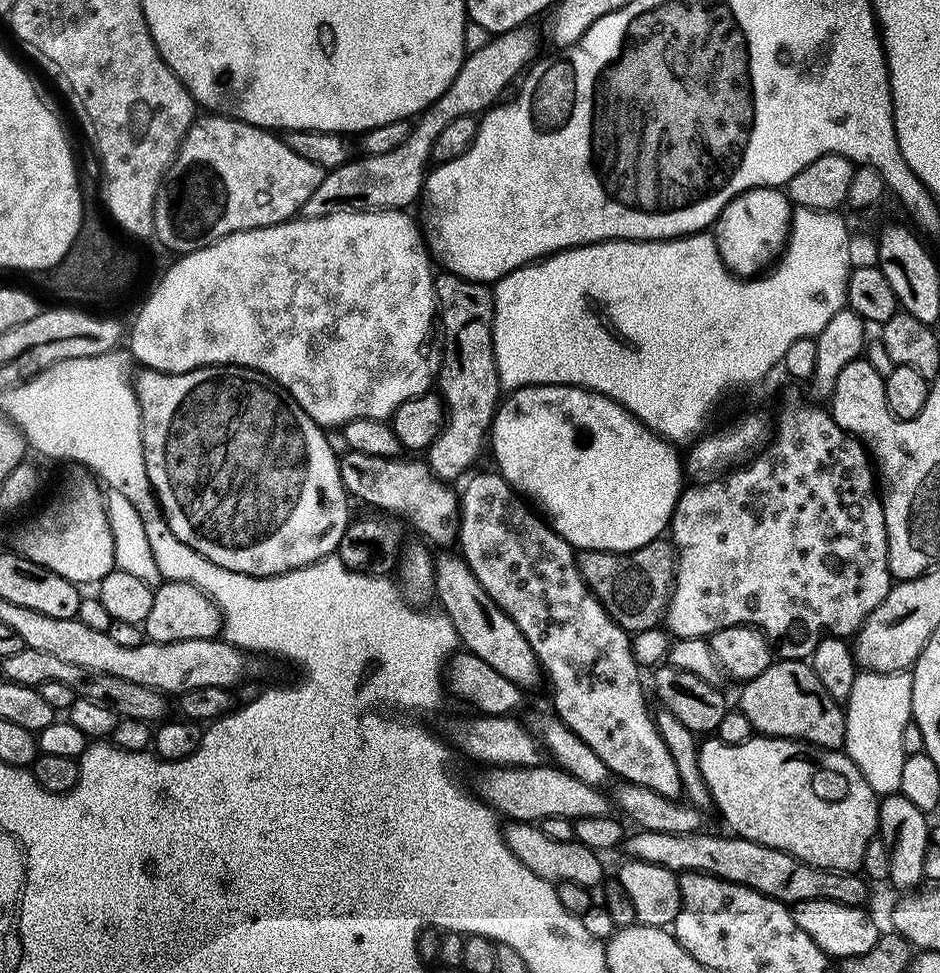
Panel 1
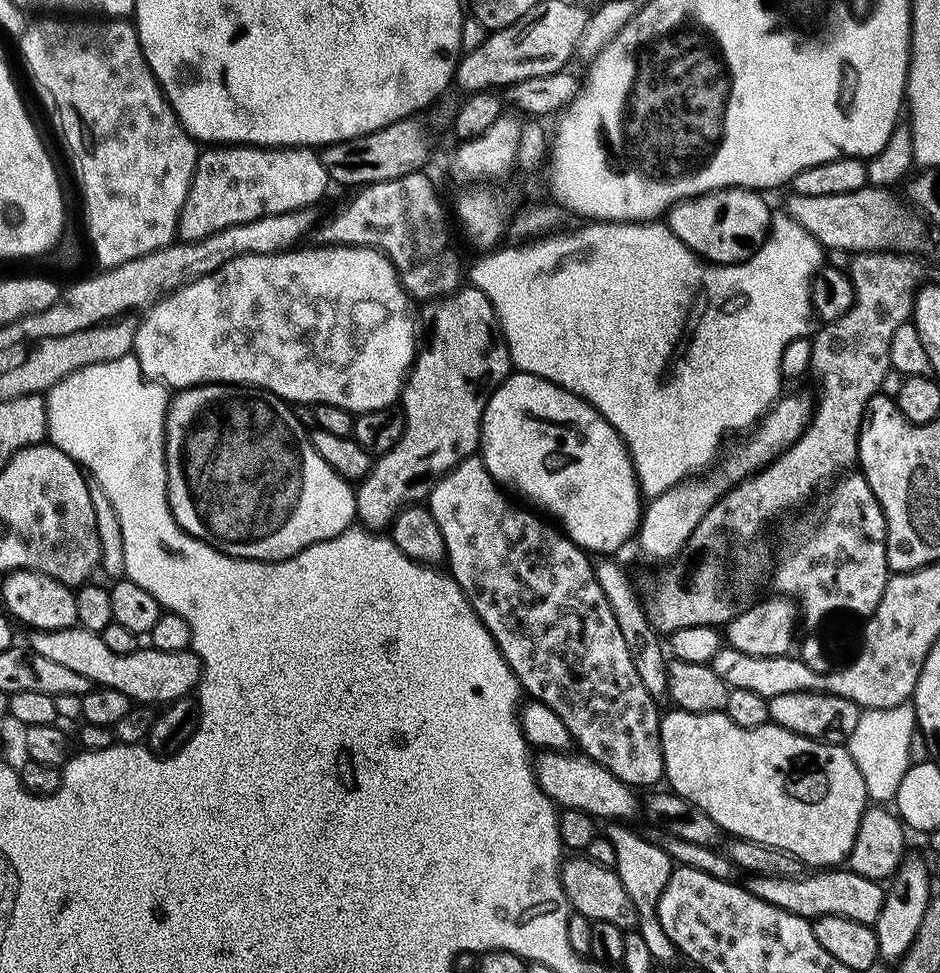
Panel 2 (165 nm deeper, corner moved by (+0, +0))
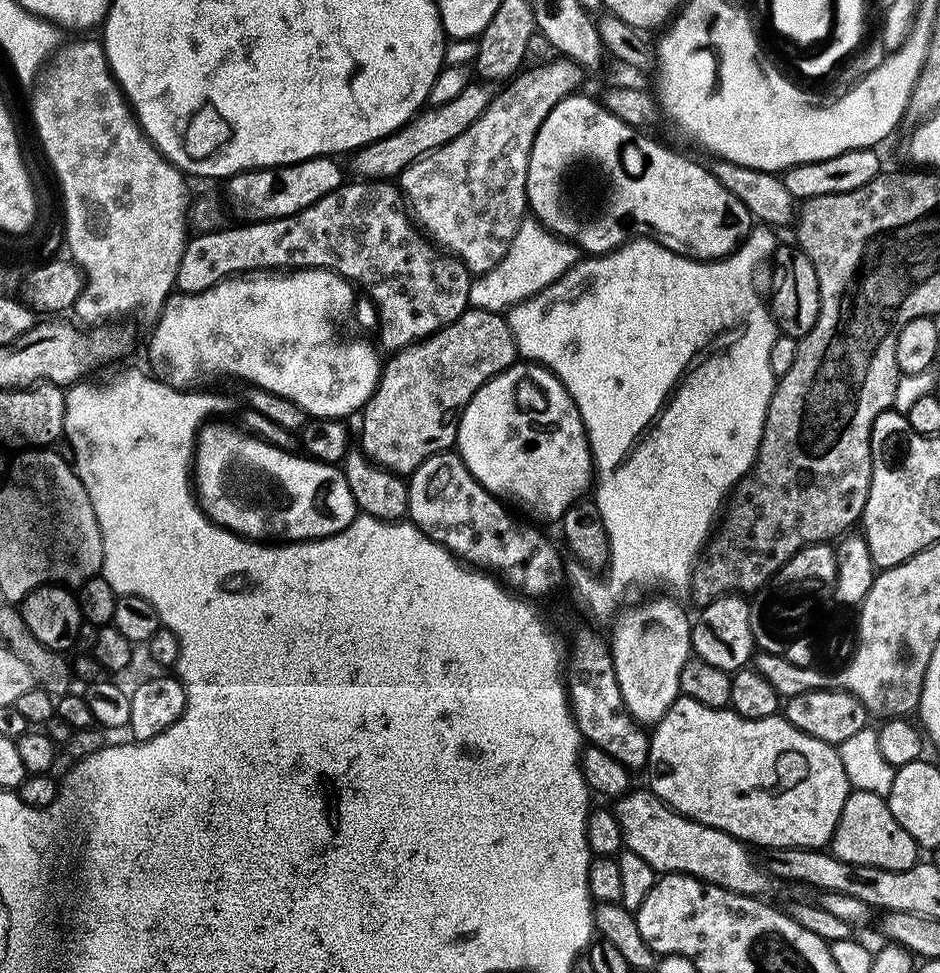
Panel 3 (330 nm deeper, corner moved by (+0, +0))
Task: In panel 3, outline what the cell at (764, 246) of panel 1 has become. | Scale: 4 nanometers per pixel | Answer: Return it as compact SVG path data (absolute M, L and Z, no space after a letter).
M573 94L564 100L560 100L558 106L554 106L554 110L550 110L550 114L546 114L546 122L542 122L542 126L534 138L528 177L526 178L526 194L528 195L531 215L540 222L542 227L547 228L549 232L562 240L571 241L584 254L613 252L616 248L627 244L637 233L651 233L659 244L674 250L678 254L688 256L691 260L722 260L744 243L754 227L753 216L730 190L722 186L718 178L704 164L702 166L696 160L687 160L682 153L675 152L674 149L667 148L666 145L659 144L658 141L651 140L648 136L636 136L638 134L637 129L628 125L621 118L616 118L614 114L603 107L599 99L591 100L588 96L580 95Z

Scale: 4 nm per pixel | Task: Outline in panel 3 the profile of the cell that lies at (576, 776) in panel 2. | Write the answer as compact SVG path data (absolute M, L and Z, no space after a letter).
M650 790L627 794L615 801L614 811L618 826L622 826L624 848L638 854L657 874L681 872L687 876L697 876L731 892L740 892L743 896L763 897L768 888L770 877L759 863L752 861L749 845L737 840L729 832L711 828L691 820L676 812L668 804L655 796Z

